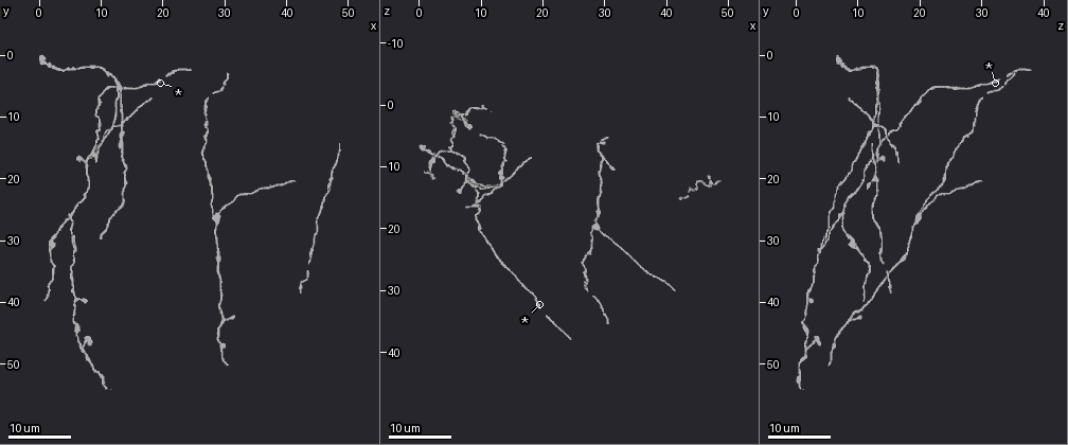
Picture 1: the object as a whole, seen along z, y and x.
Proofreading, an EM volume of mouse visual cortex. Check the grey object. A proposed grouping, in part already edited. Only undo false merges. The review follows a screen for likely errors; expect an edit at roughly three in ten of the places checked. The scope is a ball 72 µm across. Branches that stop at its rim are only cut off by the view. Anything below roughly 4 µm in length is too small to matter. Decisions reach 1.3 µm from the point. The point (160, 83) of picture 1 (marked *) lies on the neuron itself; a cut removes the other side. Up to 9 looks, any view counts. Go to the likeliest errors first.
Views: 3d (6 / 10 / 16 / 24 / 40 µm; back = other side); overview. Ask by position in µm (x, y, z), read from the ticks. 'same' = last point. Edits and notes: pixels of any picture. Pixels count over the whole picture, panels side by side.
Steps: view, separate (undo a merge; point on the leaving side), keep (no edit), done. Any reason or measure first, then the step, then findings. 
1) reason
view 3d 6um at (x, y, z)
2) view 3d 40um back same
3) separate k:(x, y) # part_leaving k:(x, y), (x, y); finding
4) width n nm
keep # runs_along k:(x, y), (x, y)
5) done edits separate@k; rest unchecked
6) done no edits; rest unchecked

looks like a crossing
view 3d 16um at (8.5, 16.5, 12.5)

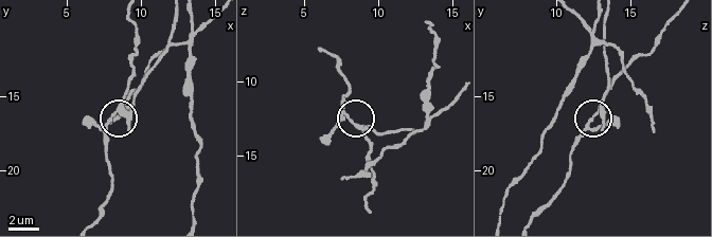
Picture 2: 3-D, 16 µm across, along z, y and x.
view 3d 6um at (8.8, 16.0, 13.0)

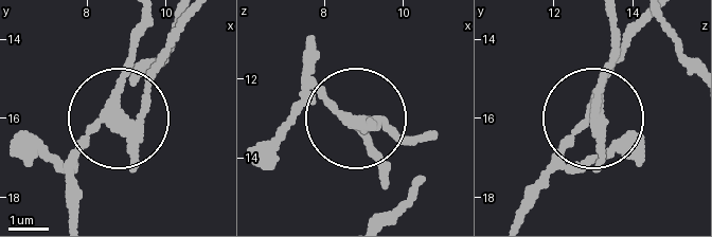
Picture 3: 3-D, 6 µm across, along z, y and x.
width 280 nm
separate 3:(153, 75) # part_leaving 3:(123, 128), (180, 17); a second neuron is stuck on

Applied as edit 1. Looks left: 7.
three-way junction
view 3d 24um at (29.0, 26.0, 19.5)

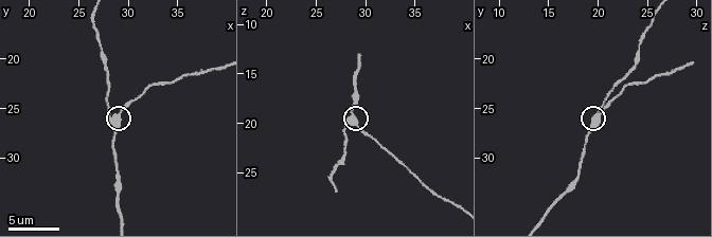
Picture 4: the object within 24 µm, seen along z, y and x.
view 3d 10um at (28.6, 26.0, 19.8)

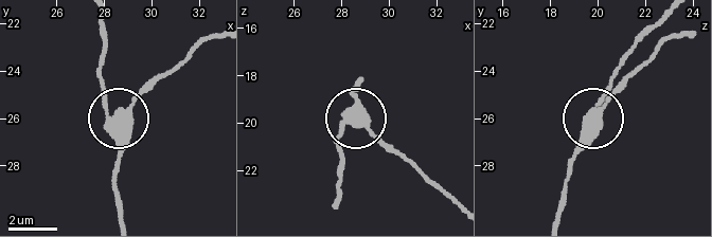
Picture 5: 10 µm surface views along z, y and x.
arms 3
keep # runs_along 5:(99, 20), (107, 111), (117, 115), (152, 84); continuous, no second neuron

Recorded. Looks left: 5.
a fork
view 3d 24um at (5.5, 26.0, 7.5)

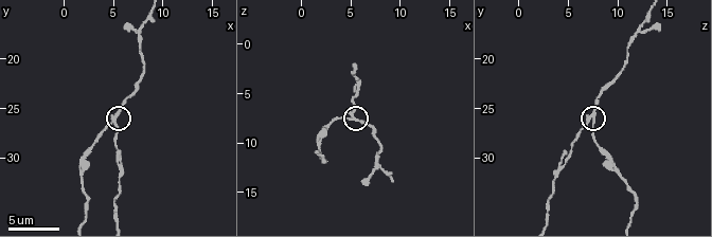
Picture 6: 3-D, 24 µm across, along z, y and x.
zoom in
view 3d 6um at (5.0, 26.2, 6.8)

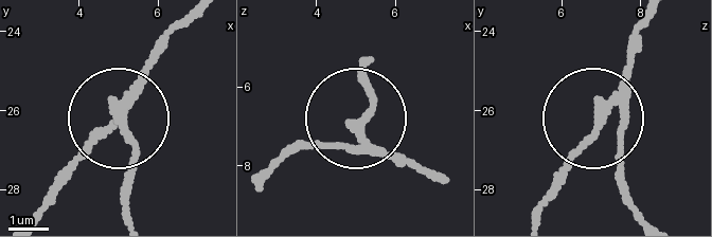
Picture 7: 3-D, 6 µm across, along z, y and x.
width 210 nm
separate 7:(95, 138) # part_leaving 7:(128, 103), (47, 211); two neurons meet here

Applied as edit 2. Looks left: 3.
view overview

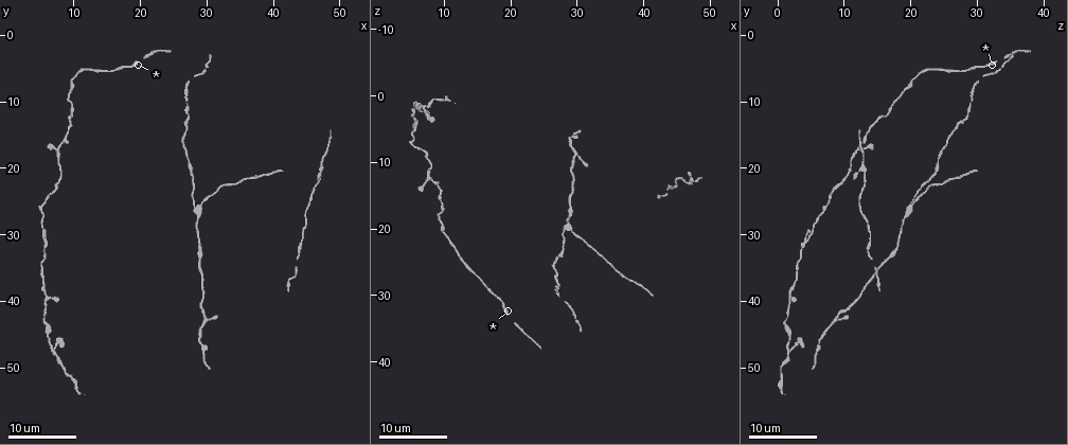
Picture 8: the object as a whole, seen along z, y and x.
three-way junction
view 3d 24um at (30.0, 43.0, 8.5)

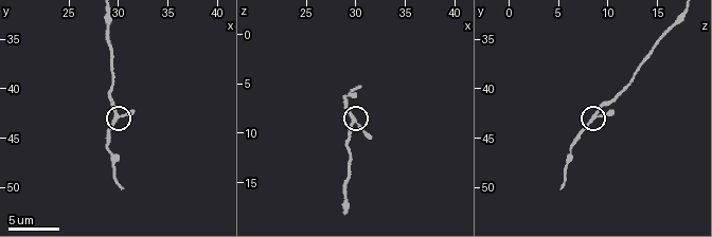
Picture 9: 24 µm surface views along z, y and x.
zoom in
view 3d 6um at (29.8, 43.0, 8.6)

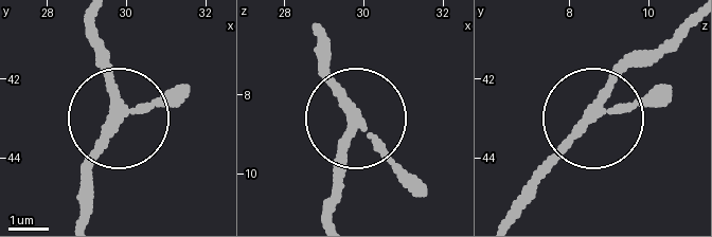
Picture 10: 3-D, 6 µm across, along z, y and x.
keep # runs_along 10:(330, 213), (356, 112), (319, 44); one neuron here

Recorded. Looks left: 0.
done edits separate@3, separate@7; rest unchecked

